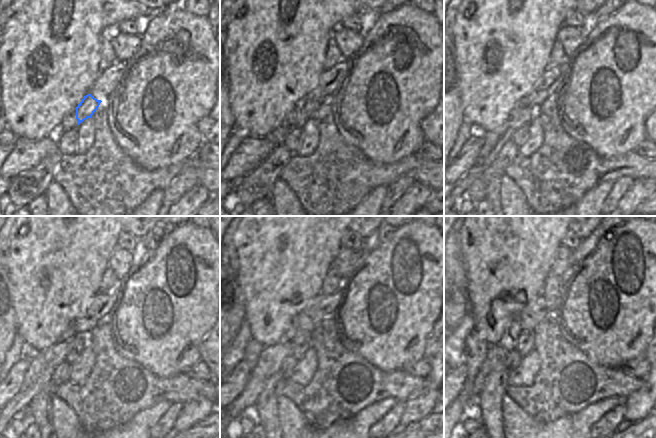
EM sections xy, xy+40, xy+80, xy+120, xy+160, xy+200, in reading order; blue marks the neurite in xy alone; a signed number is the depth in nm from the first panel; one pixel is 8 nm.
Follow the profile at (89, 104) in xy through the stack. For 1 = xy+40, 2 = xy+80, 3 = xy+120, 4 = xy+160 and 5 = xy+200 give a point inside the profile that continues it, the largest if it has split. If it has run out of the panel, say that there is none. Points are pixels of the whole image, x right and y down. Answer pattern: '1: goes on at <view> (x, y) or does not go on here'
1: goes on at xy+40 (309, 108)
2: goes on at xy+80 (493, 141)
3: goes on at xy+120 (42, 366)
4: goes on at xy+160 (270, 360)
5: goes on at xy+200 (496, 353)

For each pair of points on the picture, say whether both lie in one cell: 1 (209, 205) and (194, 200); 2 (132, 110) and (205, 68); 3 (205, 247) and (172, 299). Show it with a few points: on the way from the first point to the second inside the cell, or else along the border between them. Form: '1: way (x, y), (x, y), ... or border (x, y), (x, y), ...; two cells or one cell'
1: border (209, 196), (201, 205); two cells
2: way (143, 88), (146, 81), (158, 73), (183, 68); one cell
3: way (183, 242), (169, 248), (165, 256), (165, 277); one cell

